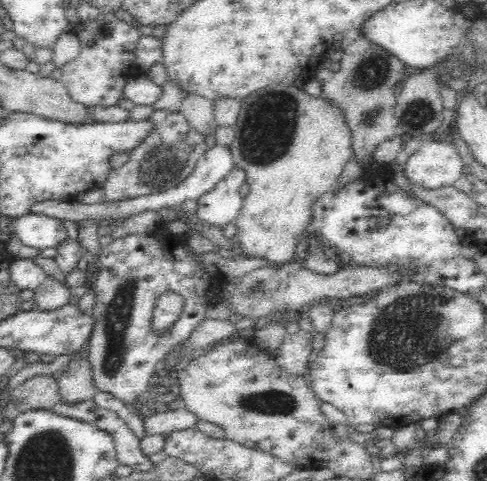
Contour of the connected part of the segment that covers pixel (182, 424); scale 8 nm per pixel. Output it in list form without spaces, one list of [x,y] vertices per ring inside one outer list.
[[[183,404],[180,408],[170,408],[165,412],[153,412],[144,418],[146,433],[165,433],[190,428],[198,422],[198,415]]]

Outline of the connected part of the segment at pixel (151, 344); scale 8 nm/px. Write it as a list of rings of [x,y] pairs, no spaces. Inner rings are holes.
[[[162,219],[154,230],[136,231],[126,233],[119,239],[101,246],[96,252],[98,255],[98,276],[94,284],[95,302],[92,313],[96,319],[96,328],[88,346],[88,361],[91,366],[96,388],[110,391],[116,398],[125,402],[126,405],[134,403],[136,397],[140,396],[147,386],[149,378],[154,373],[156,363],[163,357],[163,354],[174,345],[182,341],[188,341],[195,328],[206,318],[208,308],[214,302],[222,299],[222,290],[228,283],[226,275],[222,271],[212,271],[204,263],[204,255],[194,252],[194,249],[186,245],[188,236],[186,234],[174,235],[168,229],[168,222]],[[167,290],[174,291],[185,299],[184,314],[178,318],[174,332],[171,336],[157,338],[149,329],[150,315],[156,302],[156,298]]]

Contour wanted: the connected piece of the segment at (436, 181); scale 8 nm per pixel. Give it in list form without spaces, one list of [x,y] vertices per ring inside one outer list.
[[[425,137],[419,147],[407,163],[408,176],[414,183],[439,189],[454,184],[463,175],[466,156],[456,150],[454,143]]]

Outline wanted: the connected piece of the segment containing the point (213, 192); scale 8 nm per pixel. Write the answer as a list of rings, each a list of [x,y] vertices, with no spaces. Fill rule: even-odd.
[[[234,166],[210,189],[197,196],[196,214],[206,222],[221,228],[237,218],[243,203],[240,186],[246,183],[246,168]]]

